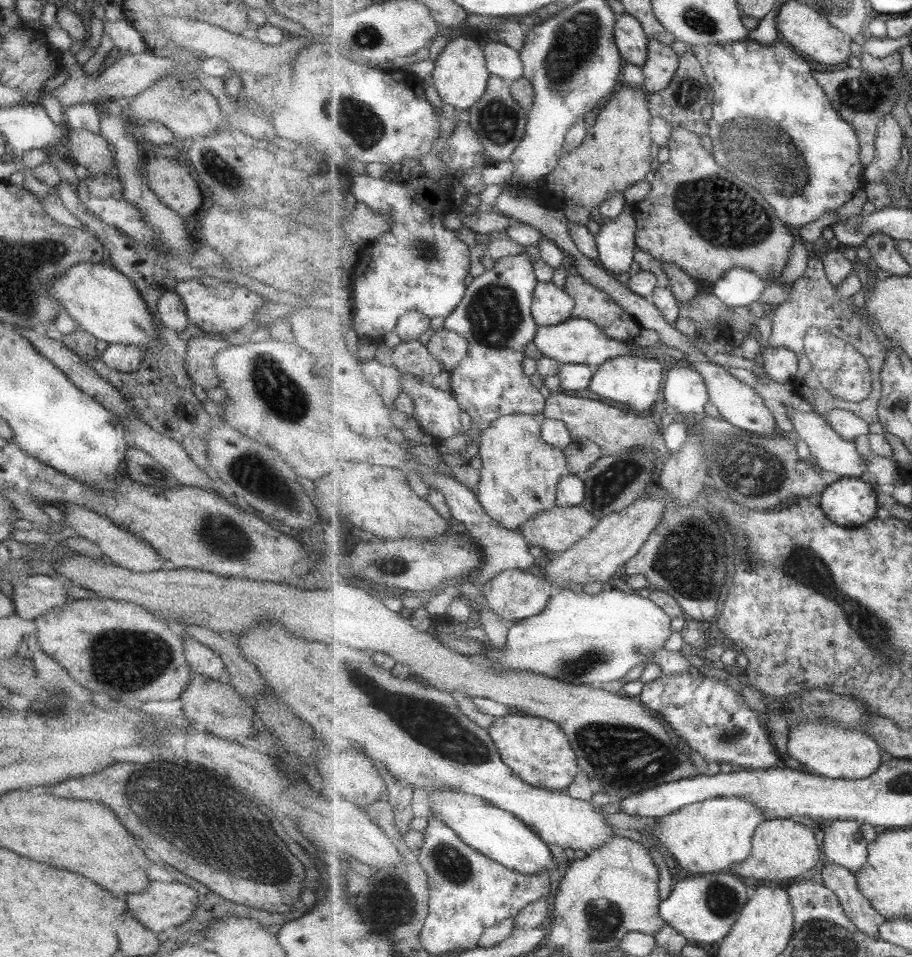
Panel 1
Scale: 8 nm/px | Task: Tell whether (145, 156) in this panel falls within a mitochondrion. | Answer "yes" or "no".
no

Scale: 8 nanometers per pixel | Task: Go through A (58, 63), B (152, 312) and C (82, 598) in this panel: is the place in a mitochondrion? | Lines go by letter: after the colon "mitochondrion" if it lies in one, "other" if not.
A: other
B: other
C: other

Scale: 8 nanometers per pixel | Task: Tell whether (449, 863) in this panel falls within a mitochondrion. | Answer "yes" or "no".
yes

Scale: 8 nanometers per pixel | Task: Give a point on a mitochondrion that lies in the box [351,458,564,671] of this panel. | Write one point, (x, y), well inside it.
(386, 562)

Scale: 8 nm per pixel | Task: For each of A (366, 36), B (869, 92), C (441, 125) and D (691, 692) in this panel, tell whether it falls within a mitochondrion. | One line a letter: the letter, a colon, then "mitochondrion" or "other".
A: mitochondrion
B: mitochondrion
C: other
D: other

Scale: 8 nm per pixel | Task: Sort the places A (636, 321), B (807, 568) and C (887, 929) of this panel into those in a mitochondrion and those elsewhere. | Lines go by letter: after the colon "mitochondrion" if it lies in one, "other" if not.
A: other
B: mitochondrion
C: other

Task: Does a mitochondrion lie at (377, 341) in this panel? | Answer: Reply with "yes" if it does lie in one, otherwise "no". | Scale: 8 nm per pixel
no

